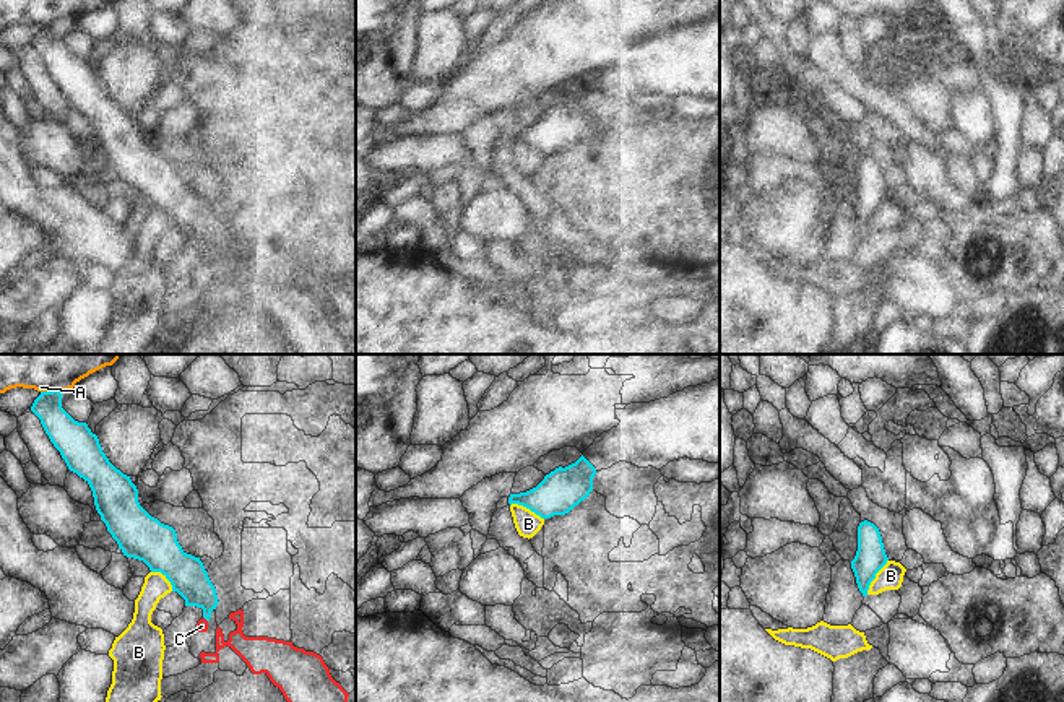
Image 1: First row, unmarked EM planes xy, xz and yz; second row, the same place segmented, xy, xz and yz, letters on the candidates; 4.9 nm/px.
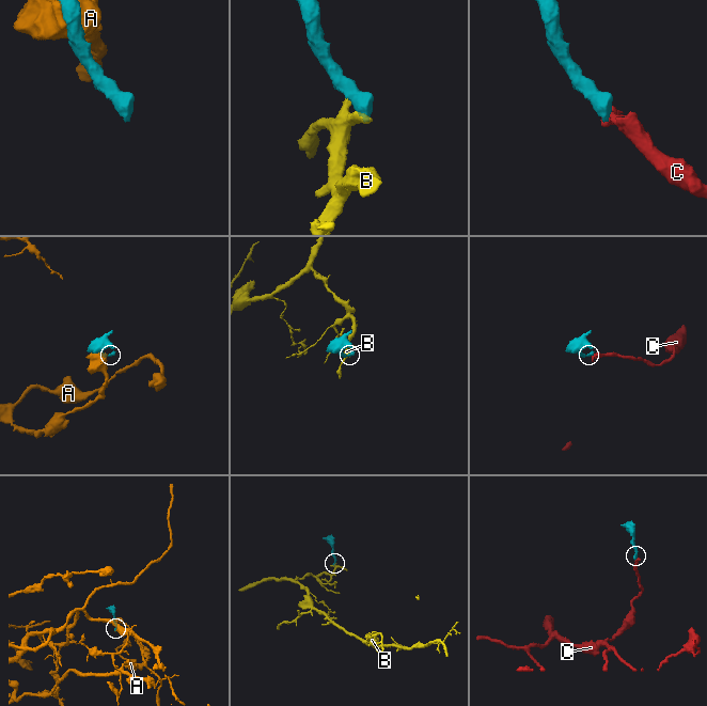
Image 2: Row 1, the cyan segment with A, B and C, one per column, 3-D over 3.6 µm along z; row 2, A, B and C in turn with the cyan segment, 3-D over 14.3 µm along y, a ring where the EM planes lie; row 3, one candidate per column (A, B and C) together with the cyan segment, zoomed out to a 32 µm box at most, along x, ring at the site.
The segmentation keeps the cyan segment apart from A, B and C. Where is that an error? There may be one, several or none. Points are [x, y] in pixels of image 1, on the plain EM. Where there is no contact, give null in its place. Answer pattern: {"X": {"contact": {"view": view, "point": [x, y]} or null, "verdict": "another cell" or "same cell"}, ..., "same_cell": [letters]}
{"A": {"contact": {"view": "xy", "point": [52, 26]}, "verdict": "another cell"}, "B": {"contact": {"view": "yz", "point": [874, 213]}, "verdict": "another cell"}, "C": {"contact": {"view": "xy", "point": [205, 254]}, "verdict": "same cell"}, "same_cell": ["C"]}

